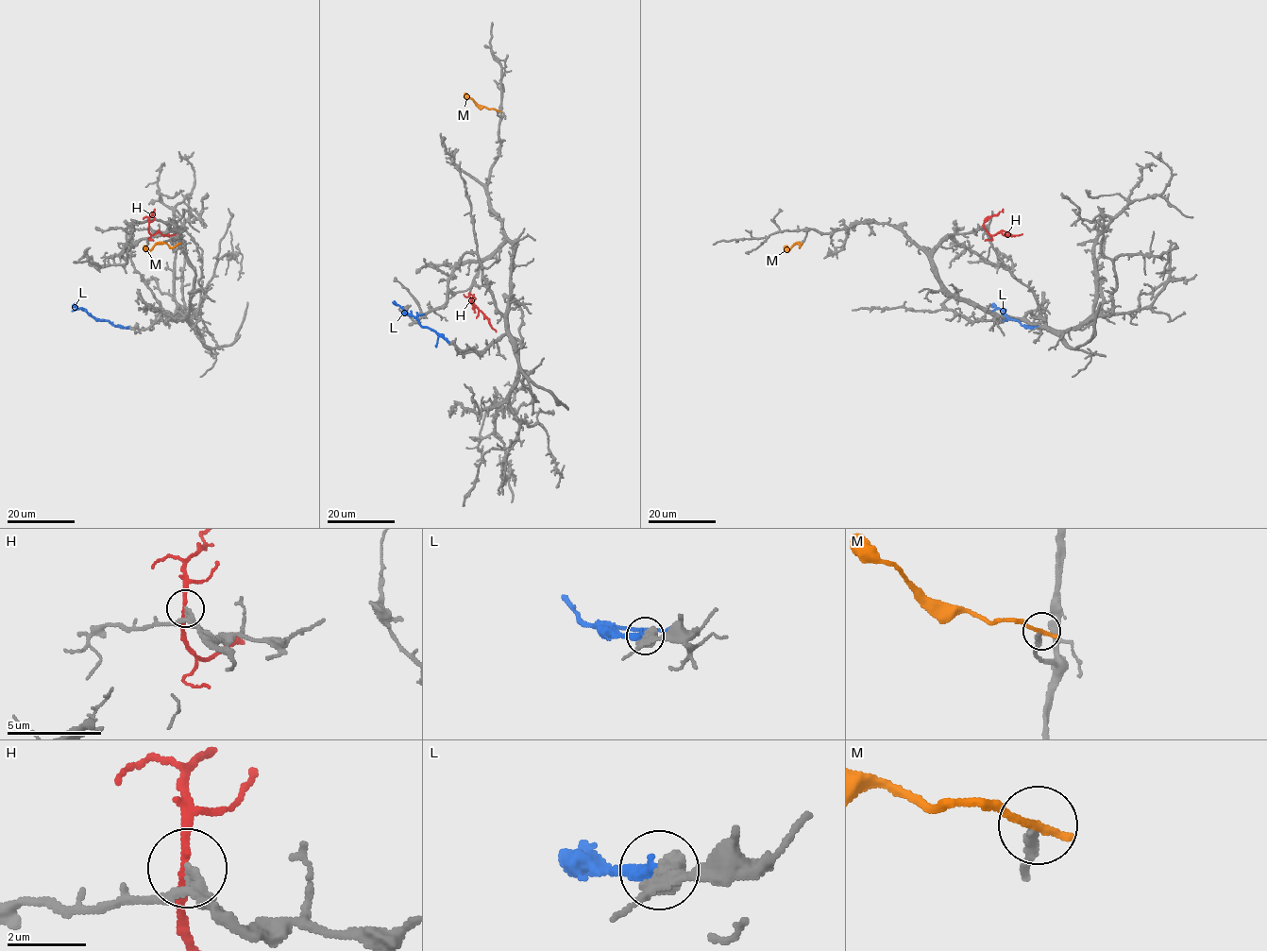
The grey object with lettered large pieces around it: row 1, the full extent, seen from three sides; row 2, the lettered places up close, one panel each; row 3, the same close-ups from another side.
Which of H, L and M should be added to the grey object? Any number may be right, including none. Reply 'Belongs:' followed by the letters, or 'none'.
Belongs: H, L

